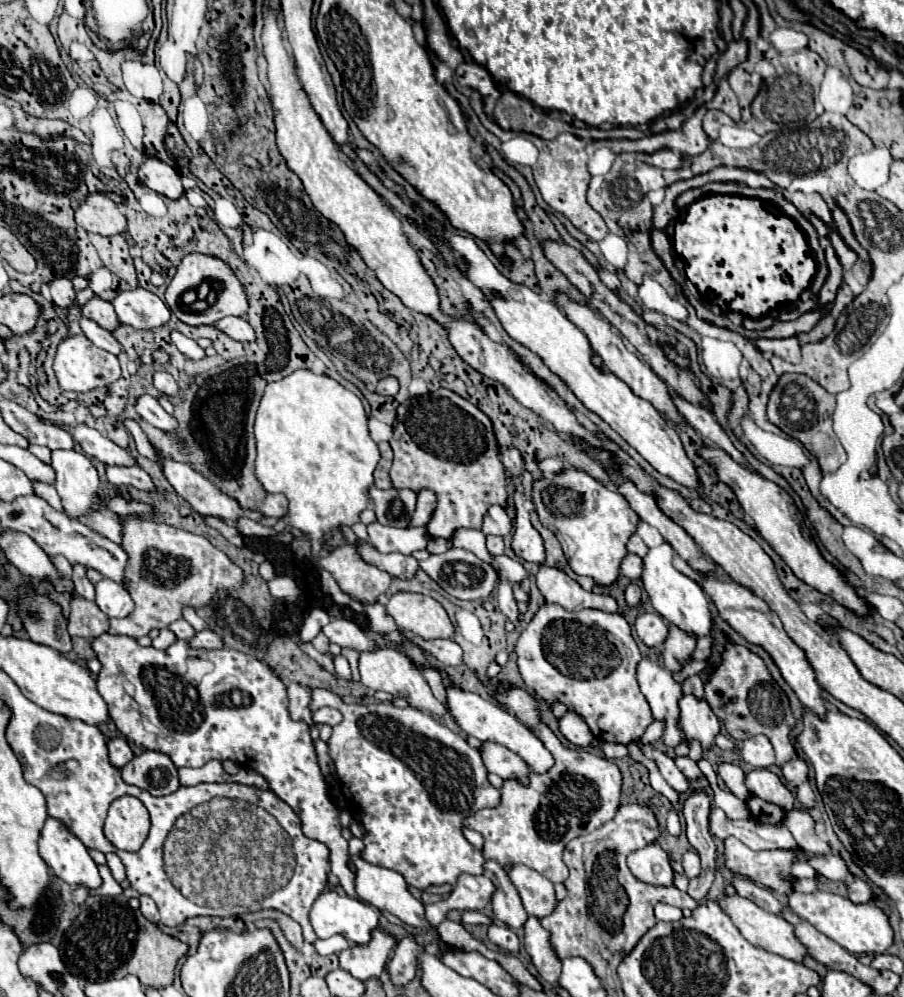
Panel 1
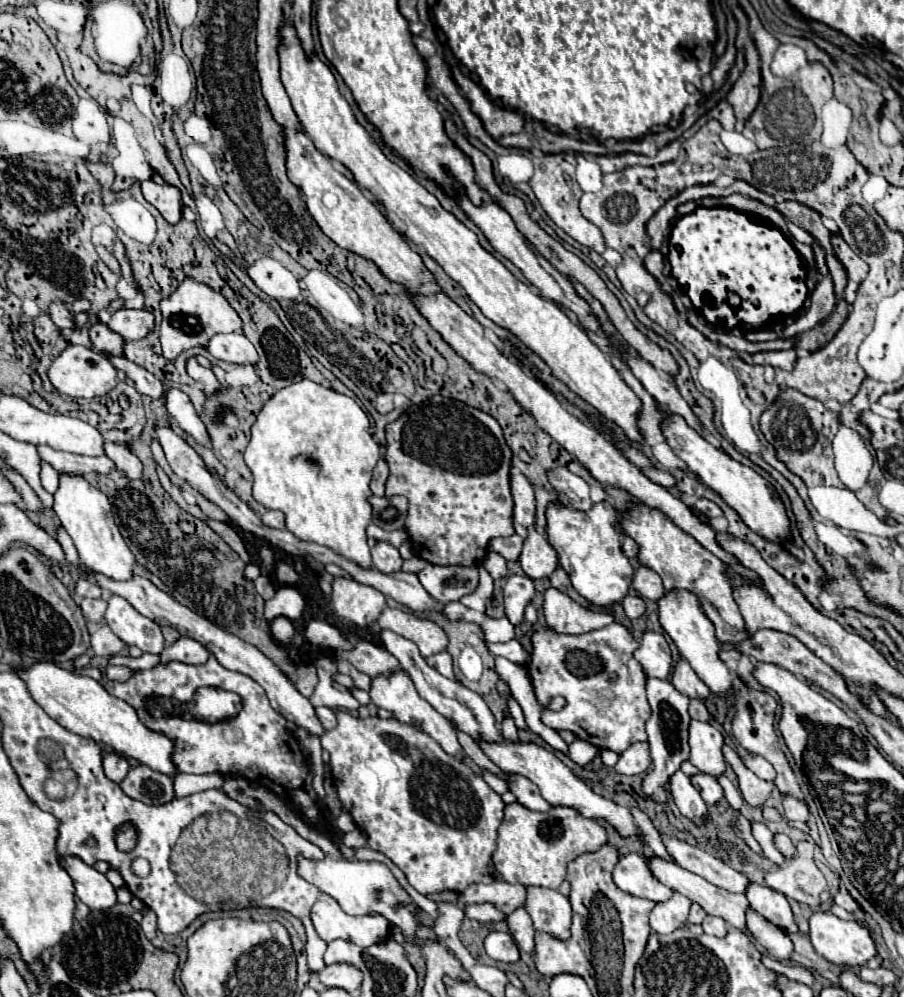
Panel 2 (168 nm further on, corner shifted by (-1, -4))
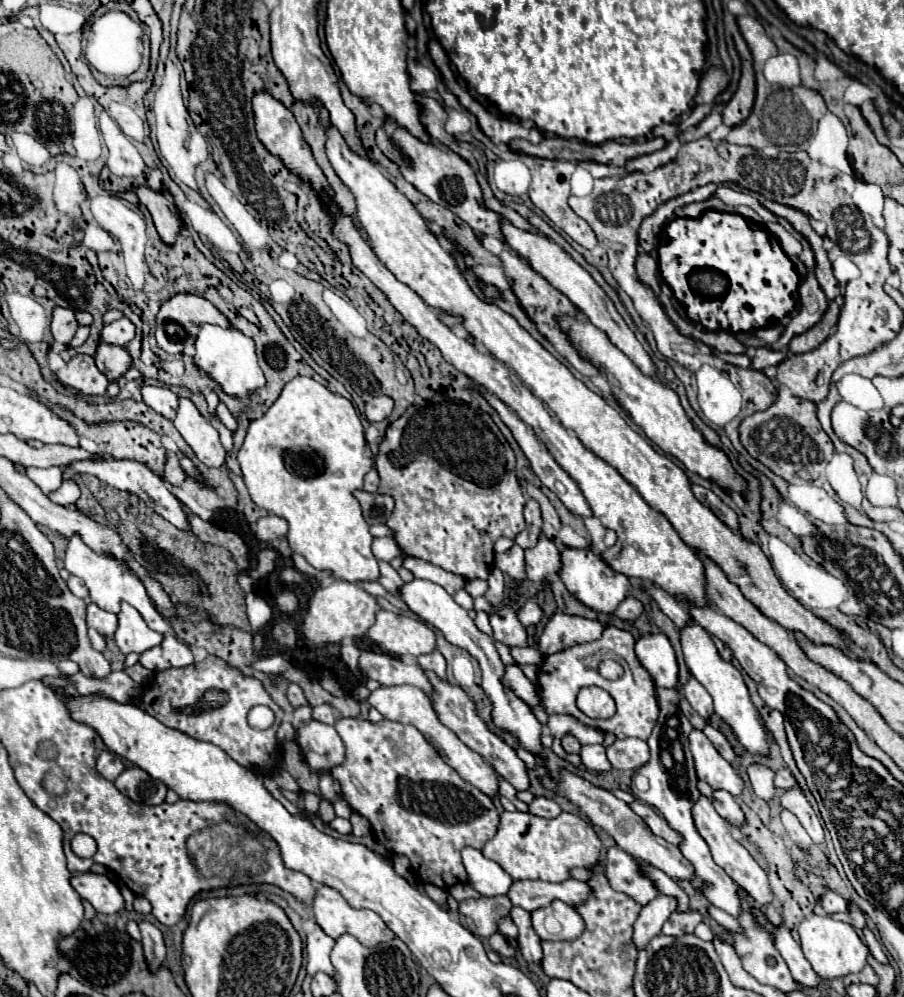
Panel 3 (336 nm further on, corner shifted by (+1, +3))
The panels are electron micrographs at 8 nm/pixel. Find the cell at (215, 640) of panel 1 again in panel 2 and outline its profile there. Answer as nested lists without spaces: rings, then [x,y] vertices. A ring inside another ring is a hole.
[[[186,636],[162,650],[162,662],[178,660],[178,662],[186,662],[186,664],[202,664],[208,658],[210,658],[210,652],[206,650],[206,646],[202,646],[194,638],[186,638]]]

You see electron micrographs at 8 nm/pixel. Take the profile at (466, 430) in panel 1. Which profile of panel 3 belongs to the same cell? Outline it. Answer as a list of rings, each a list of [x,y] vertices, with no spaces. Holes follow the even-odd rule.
[[[442,401],[424,407],[408,407],[408,411],[386,429],[386,437],[376,455],[376,471],[380,475],[378,493],[392,495],[396,501],[386,525],[394,531],[400,551],[464,579],[488,579],[494,567],[496,539],[514,539],[526,527],[526,497],[516,477],[514,451],[490,415],[472,409],[468,403]]]

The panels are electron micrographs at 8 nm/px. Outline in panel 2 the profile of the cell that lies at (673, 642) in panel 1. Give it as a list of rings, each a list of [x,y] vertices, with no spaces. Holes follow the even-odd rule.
[[[680,658],[678,664],[672,670],[670,682],[688,698],[708,698],[710,688],[698,678],[696,670],[686,662],[686,658]]]

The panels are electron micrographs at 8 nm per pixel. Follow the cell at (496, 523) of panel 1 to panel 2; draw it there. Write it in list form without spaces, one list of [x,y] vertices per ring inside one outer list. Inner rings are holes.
[[[512,534],[506,538],[492,538],[488,546],[490,550],[502,554],[506,560],[518,560],[518,554],[522,550],[522,538],[518,534]]]

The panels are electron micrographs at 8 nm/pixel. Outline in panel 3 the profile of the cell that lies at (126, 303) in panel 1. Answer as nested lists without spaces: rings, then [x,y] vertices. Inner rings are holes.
[[[122,317],[122,319],[118,319],[110,325],[104,325],[102,337],[100,337],[102,343],[118,345],[118,347],[126,347],[126,343],[132,341],[132,339],[134,339],[134,325],[126,317]]]

